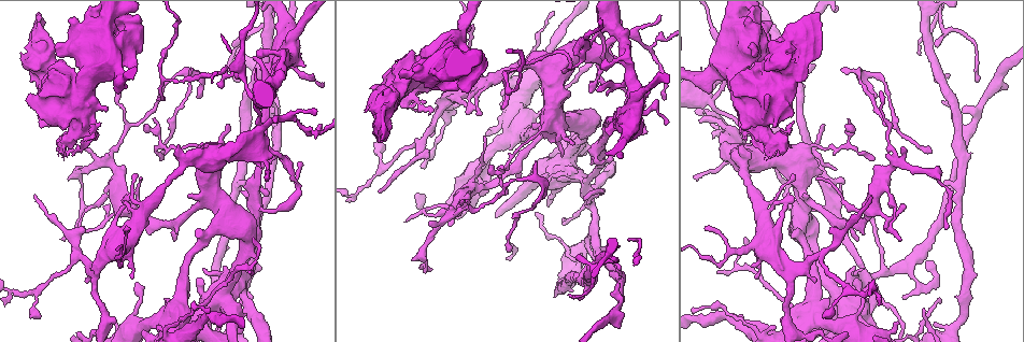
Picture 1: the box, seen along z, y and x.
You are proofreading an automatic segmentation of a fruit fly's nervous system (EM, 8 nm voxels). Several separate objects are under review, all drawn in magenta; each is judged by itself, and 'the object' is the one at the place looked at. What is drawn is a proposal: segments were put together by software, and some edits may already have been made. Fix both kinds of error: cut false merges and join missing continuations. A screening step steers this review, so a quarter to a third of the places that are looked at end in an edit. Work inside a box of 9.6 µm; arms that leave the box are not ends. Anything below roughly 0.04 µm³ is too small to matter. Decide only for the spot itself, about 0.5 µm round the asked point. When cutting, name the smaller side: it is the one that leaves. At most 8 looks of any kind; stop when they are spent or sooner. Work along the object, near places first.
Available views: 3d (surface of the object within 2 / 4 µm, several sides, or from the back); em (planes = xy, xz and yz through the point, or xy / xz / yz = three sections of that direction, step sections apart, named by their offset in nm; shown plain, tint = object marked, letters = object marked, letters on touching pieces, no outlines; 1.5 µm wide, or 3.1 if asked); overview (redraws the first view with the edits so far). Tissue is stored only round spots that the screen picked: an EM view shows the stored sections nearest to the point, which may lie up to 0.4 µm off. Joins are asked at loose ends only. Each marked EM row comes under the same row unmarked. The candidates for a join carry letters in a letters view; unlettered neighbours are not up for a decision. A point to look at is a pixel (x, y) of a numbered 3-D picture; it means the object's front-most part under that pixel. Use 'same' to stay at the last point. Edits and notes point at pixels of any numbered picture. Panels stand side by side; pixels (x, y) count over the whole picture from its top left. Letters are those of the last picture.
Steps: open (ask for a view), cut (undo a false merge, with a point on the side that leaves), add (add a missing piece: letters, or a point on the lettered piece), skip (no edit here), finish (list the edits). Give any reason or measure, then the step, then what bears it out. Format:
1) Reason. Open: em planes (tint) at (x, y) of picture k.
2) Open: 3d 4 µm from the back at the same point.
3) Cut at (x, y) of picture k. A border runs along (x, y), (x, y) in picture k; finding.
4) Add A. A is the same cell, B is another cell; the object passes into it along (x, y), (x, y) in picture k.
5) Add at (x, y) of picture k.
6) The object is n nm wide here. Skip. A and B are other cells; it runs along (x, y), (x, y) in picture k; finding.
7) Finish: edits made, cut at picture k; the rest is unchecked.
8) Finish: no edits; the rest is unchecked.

Tapers out. Open: 3d 4 µm at (903, 297) of picture 1.

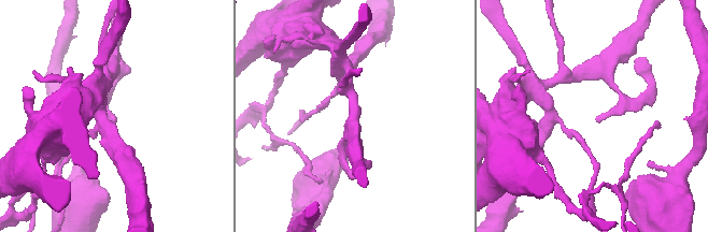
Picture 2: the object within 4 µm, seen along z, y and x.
Shape alone is not enough. Open: em planes (letters) at (597, 119) of picture 2.

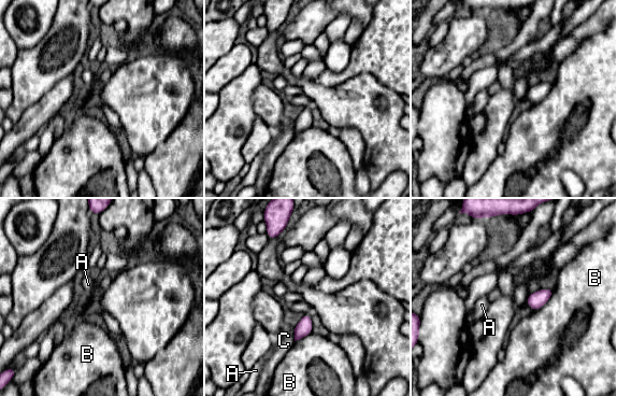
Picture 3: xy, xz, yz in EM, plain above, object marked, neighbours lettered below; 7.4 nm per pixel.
Skip. A, B and C are other cells; a border runs along (554, 288), (549, 299), (532, 311) in picture 3; none of them fits.

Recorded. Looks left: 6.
Thin end. Open: em xy step 4 (letters) at (40, 317) of picture 1.

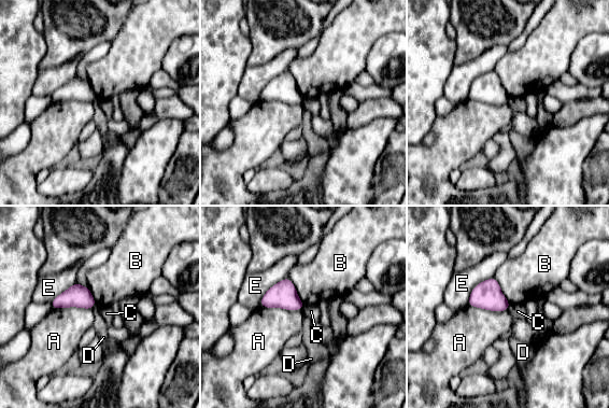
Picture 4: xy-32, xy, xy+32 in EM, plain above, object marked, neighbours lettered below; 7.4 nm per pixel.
Open: em planes (letters) at the same point.

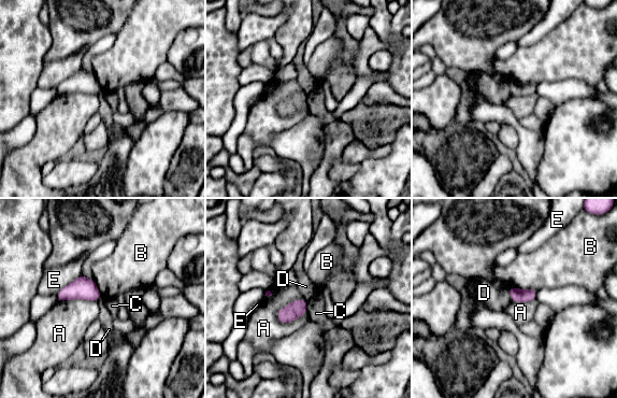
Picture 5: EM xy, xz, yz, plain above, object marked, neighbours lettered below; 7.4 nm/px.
Skip. A, B, C, D and E are other cells; none of them fits.

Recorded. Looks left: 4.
Tapers out. Open: 3d 4 µm at (879, 91) of picture 1.

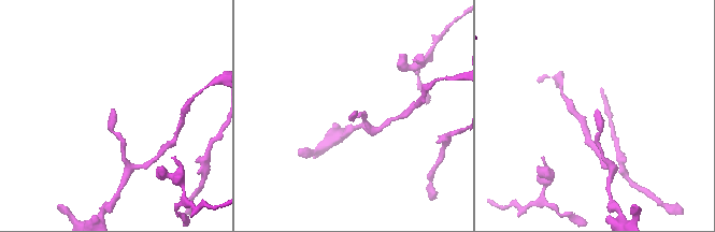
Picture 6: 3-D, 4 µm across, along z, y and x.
Shape alone is not enough. Open: em planes (letters) at (354, 112) of picture 6.

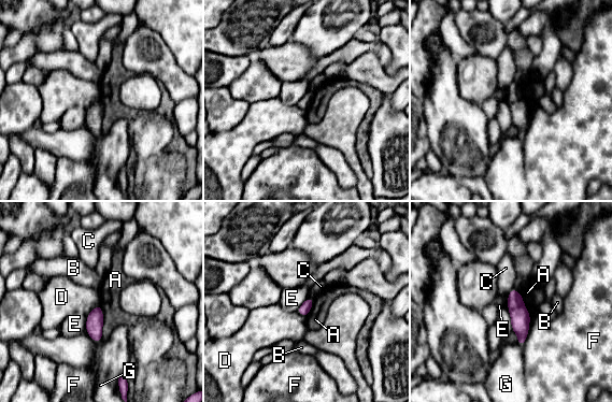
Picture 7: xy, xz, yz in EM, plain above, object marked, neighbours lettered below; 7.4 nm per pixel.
Skip. A, B, C, D, E, F and G are other cells; a border runs along (309, 296), (296, 311) in picture 7; no lettered piece goes on from it.

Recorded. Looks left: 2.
Finish: no edits; the rest is unchecked.

